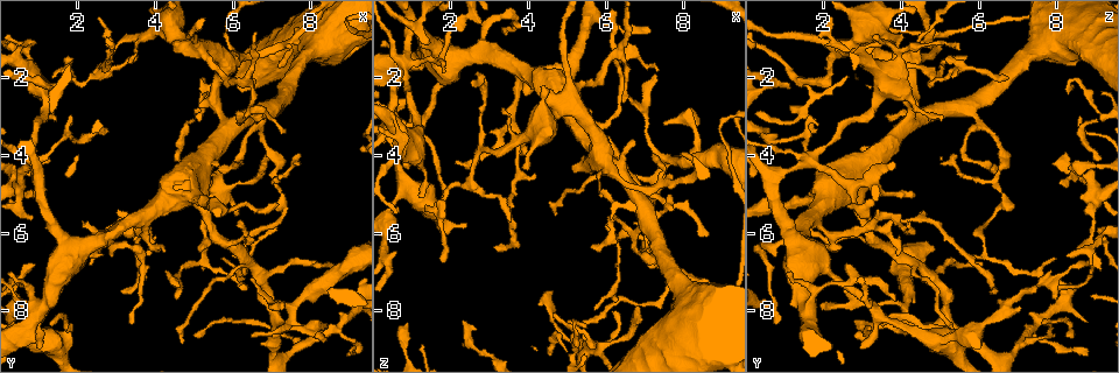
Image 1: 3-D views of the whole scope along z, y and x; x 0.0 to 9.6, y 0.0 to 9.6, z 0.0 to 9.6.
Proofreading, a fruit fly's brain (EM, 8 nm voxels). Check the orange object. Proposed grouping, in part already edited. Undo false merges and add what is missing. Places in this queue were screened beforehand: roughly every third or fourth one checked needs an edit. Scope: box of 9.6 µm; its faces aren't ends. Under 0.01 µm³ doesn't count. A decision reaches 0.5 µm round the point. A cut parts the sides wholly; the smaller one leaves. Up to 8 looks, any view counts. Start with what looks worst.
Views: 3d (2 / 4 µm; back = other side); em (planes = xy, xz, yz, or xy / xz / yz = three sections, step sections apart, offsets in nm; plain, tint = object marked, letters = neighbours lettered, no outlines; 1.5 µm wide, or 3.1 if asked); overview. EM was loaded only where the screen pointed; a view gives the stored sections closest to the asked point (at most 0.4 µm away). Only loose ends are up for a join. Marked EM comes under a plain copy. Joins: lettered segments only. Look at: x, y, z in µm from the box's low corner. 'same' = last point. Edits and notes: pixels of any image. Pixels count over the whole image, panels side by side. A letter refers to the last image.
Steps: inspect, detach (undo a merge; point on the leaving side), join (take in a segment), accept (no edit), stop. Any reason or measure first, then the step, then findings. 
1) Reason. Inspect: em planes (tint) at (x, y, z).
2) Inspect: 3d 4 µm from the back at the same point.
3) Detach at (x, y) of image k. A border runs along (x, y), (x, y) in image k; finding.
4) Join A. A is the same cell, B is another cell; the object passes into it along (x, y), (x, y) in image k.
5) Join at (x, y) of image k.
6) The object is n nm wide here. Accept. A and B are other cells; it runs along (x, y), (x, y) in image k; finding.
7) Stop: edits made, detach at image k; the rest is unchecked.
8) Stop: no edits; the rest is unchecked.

Thin end. Inspect: em xy step 4 (letters) at (3.55, 1.50, 5.65).

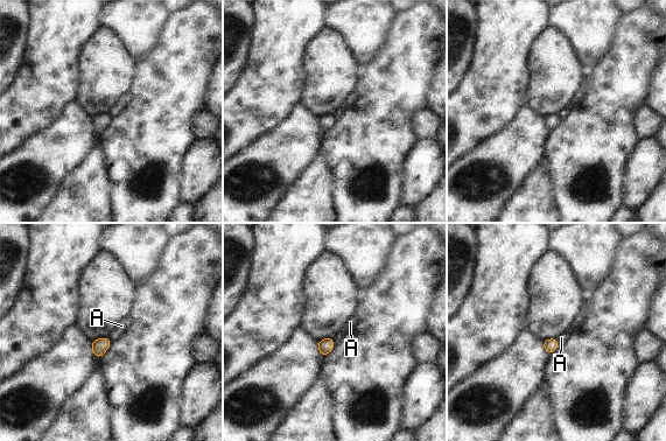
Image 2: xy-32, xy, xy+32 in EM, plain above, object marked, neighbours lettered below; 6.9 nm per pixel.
Another direction. Inspect: em planes (letters) at the same point.

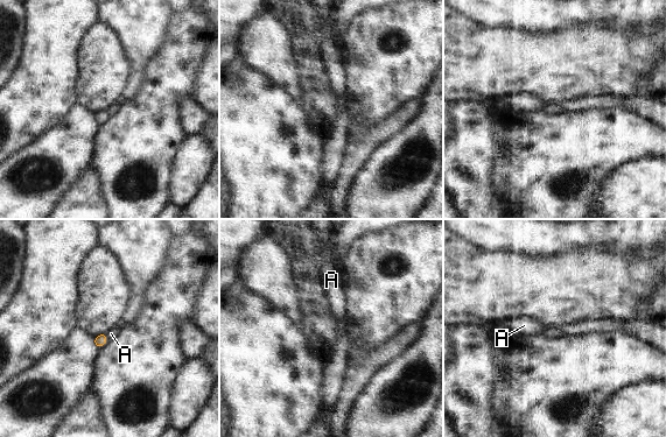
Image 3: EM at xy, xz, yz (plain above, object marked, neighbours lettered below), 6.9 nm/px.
Accept. A is another cell; a border runs along (105, 333), (109, 339) in image 3; none of them fits.

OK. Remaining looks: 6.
Thin end. Inspect: 3d 4 µm at (2.20, 5.75, 4.25).

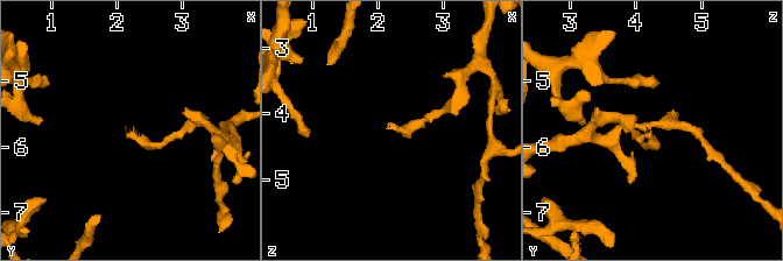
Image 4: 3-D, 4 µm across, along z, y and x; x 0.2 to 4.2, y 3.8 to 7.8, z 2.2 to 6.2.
Inspect: em planes (letters) at (2.15, 5.70, 4.20).

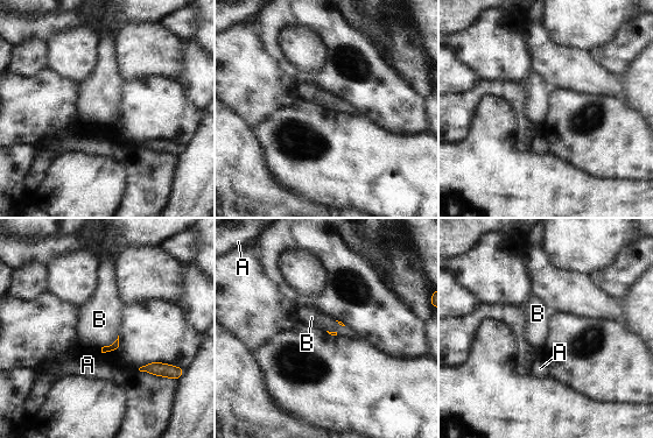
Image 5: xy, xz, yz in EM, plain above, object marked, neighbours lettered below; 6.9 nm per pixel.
Join B. B is the same cell, A is another cell; it goes on there.

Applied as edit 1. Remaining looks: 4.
Inspect: overview.

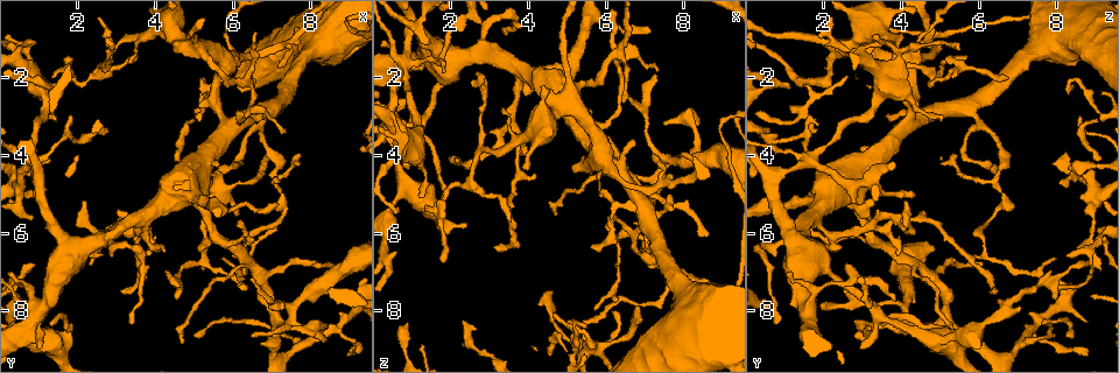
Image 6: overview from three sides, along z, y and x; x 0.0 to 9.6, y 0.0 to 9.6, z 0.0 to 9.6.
Inspect: 3d 2 µm at (8.10, 8.50, 3.05).

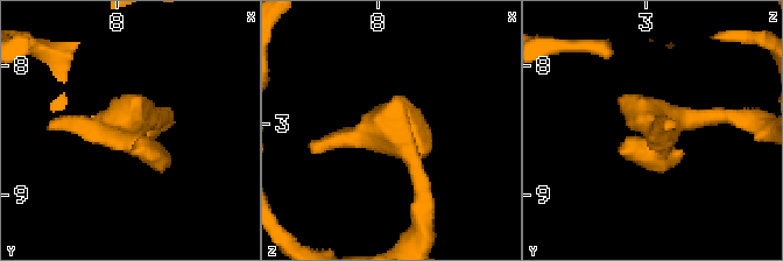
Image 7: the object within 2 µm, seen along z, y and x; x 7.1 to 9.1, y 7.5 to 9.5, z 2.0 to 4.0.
Shape alone is not enough. Inspect: em planes (letters) at (8.10, 8.48, 3.10).

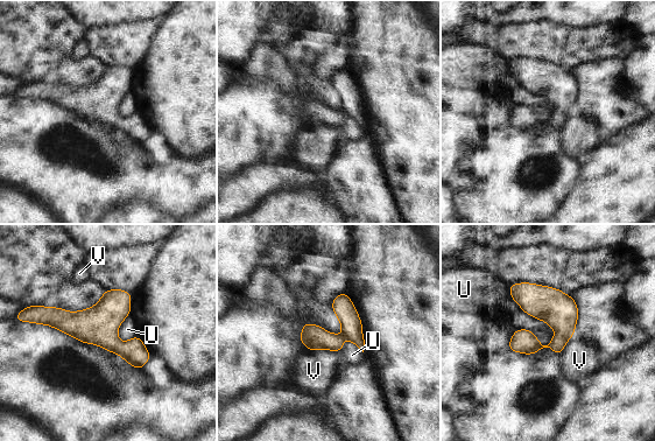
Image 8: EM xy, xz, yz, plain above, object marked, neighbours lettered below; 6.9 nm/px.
The longest contact is with U, 480 nm. Accept. U and V are other cells; a border runs along (507, 286), (553, 337) in image 8; one neuron here.

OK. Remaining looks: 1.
Stop: edits made, join at image 5; the rest is unchecked.

